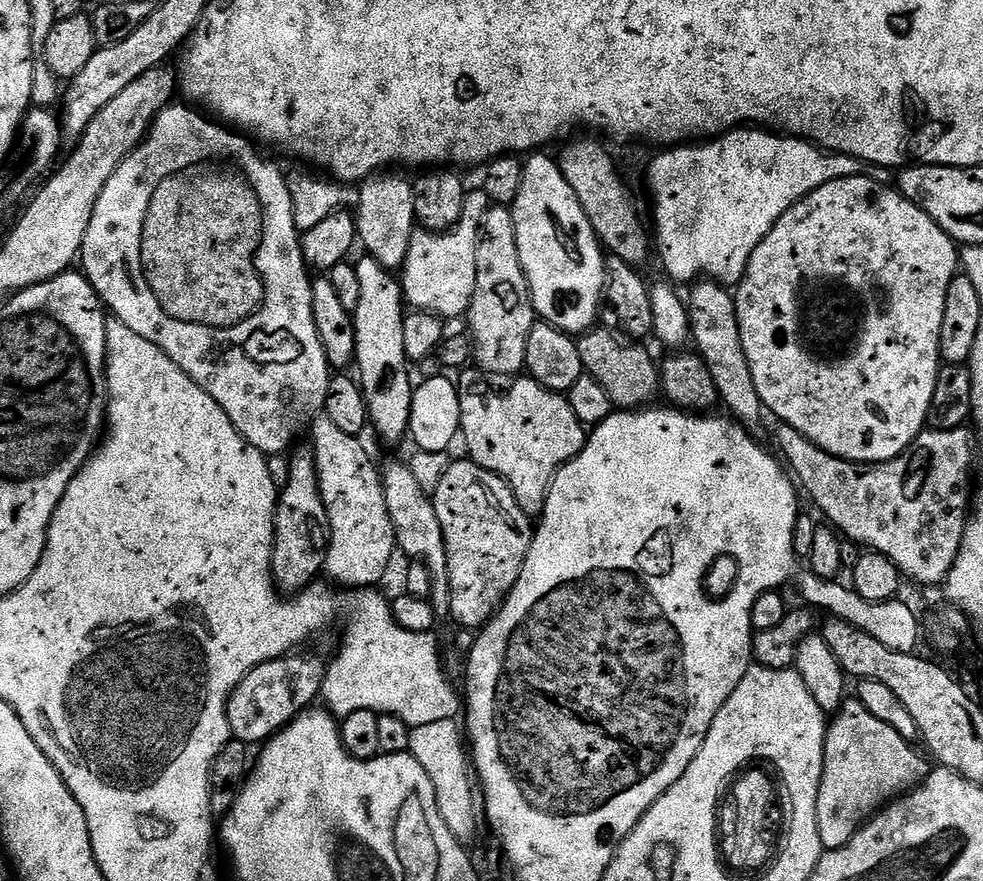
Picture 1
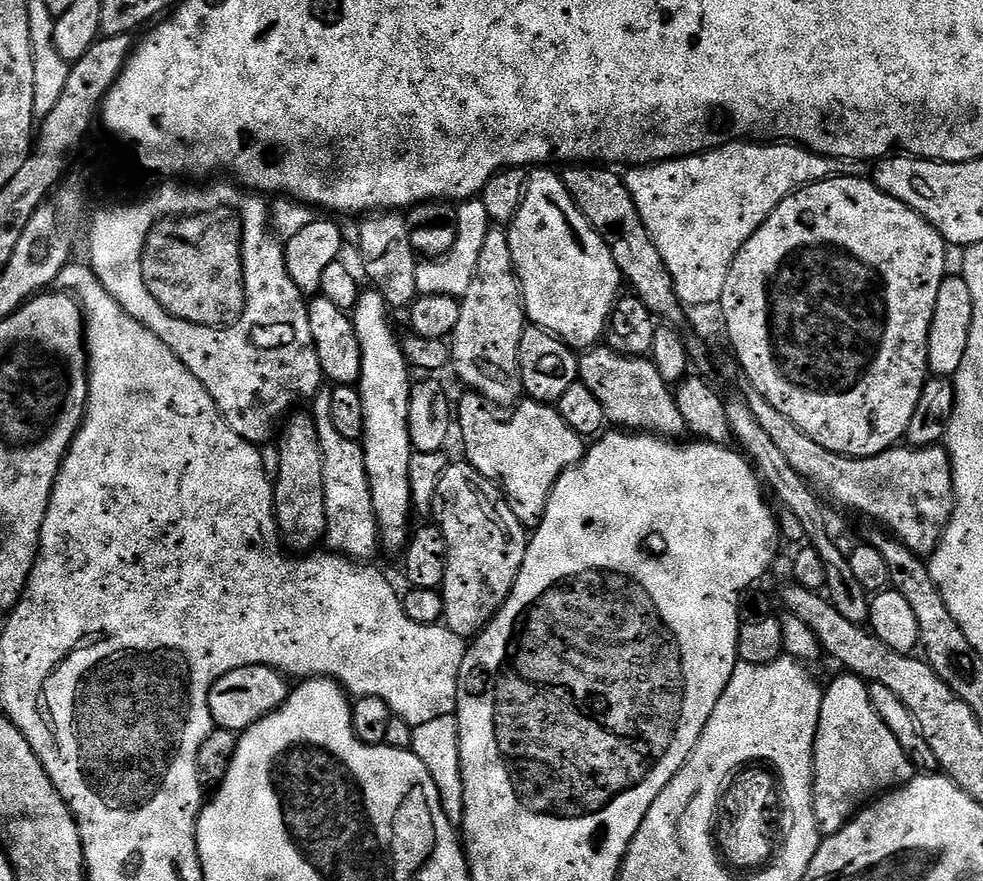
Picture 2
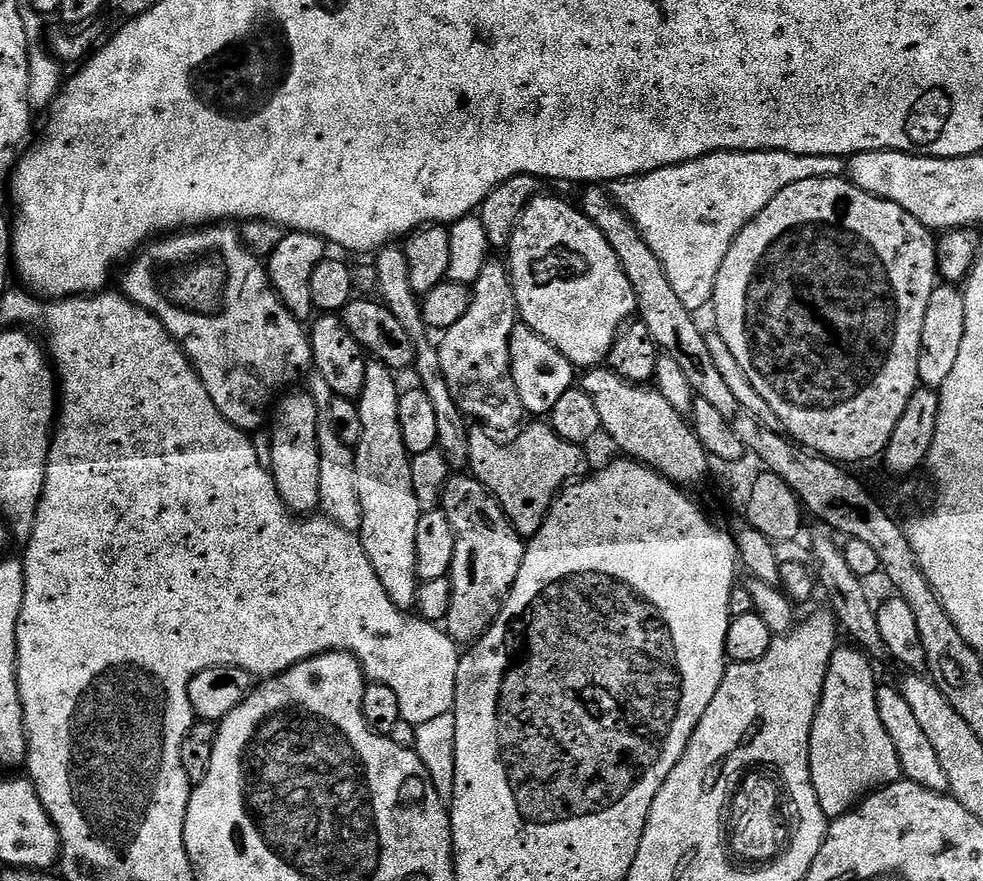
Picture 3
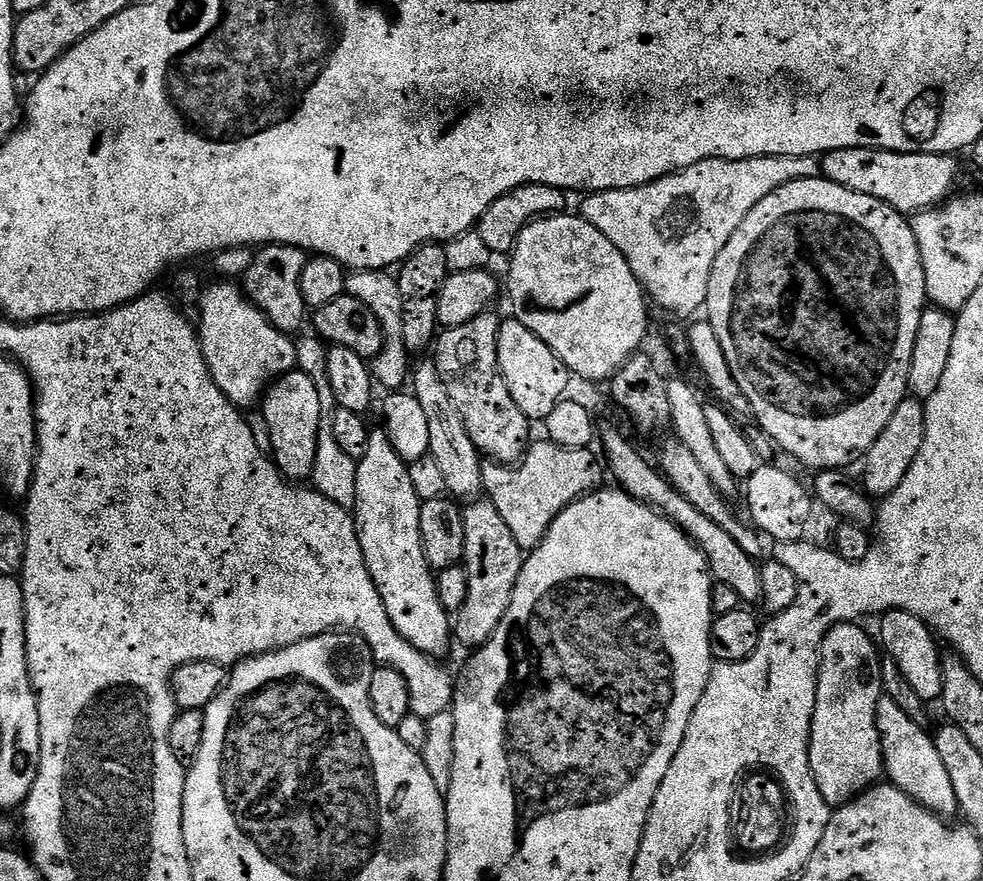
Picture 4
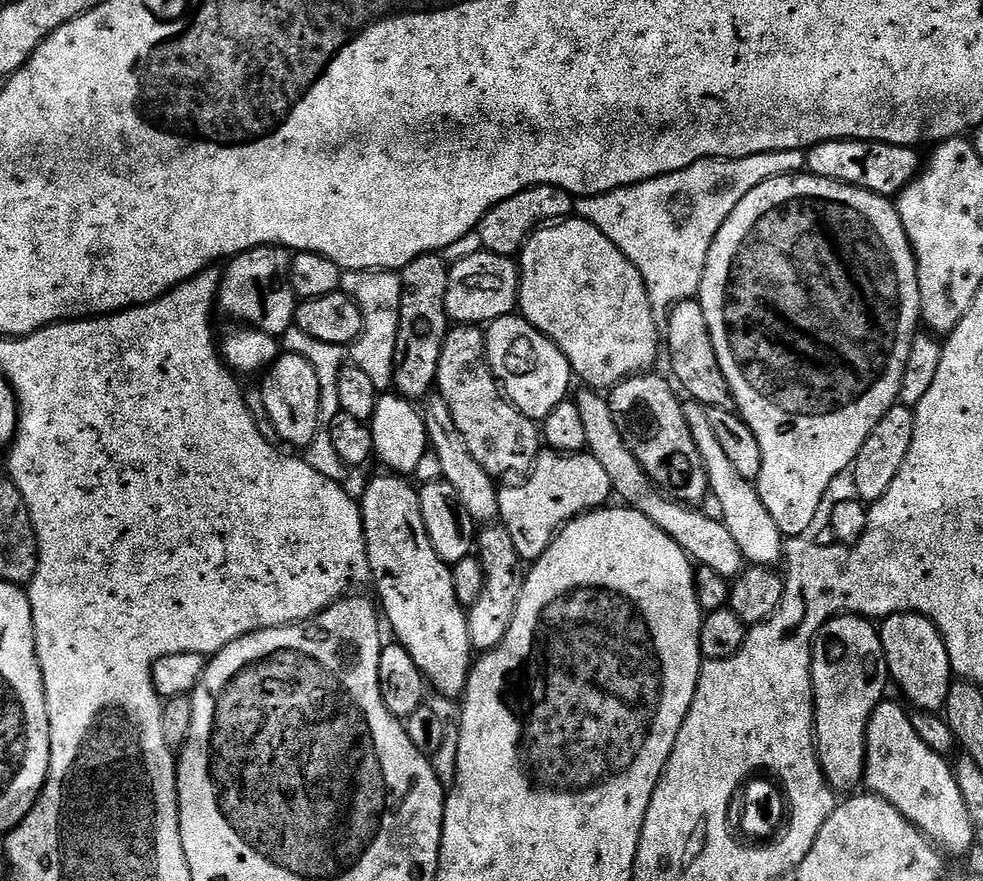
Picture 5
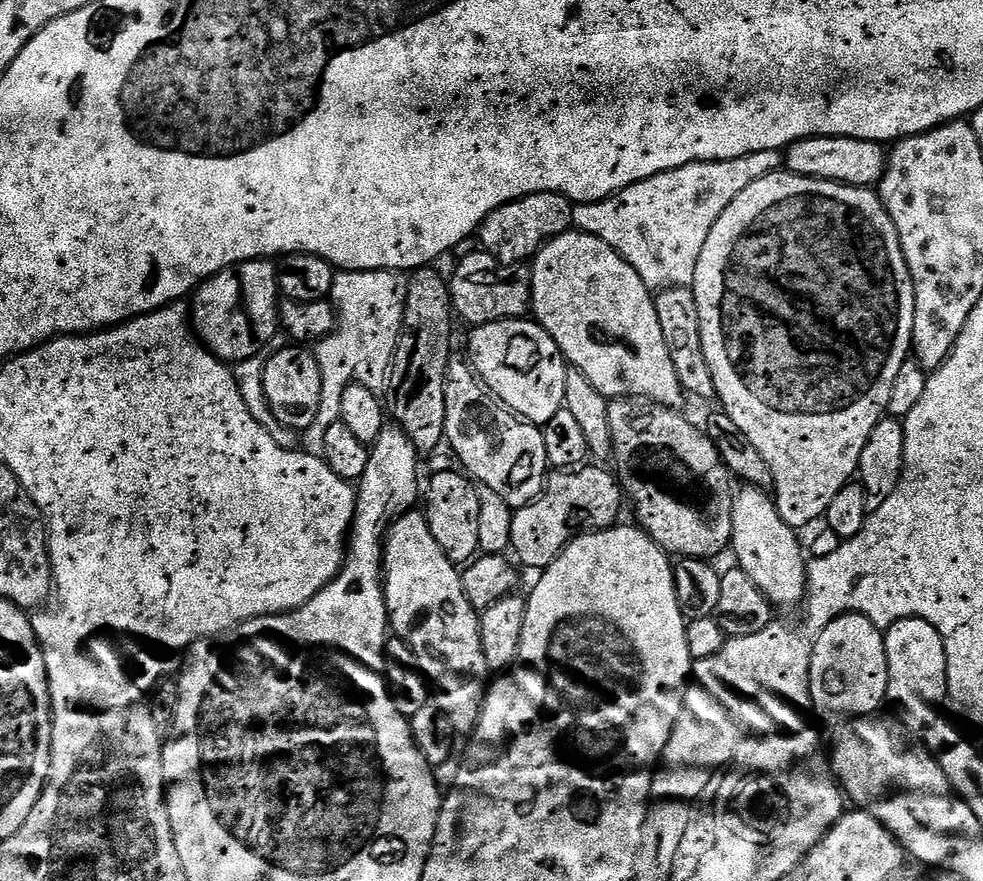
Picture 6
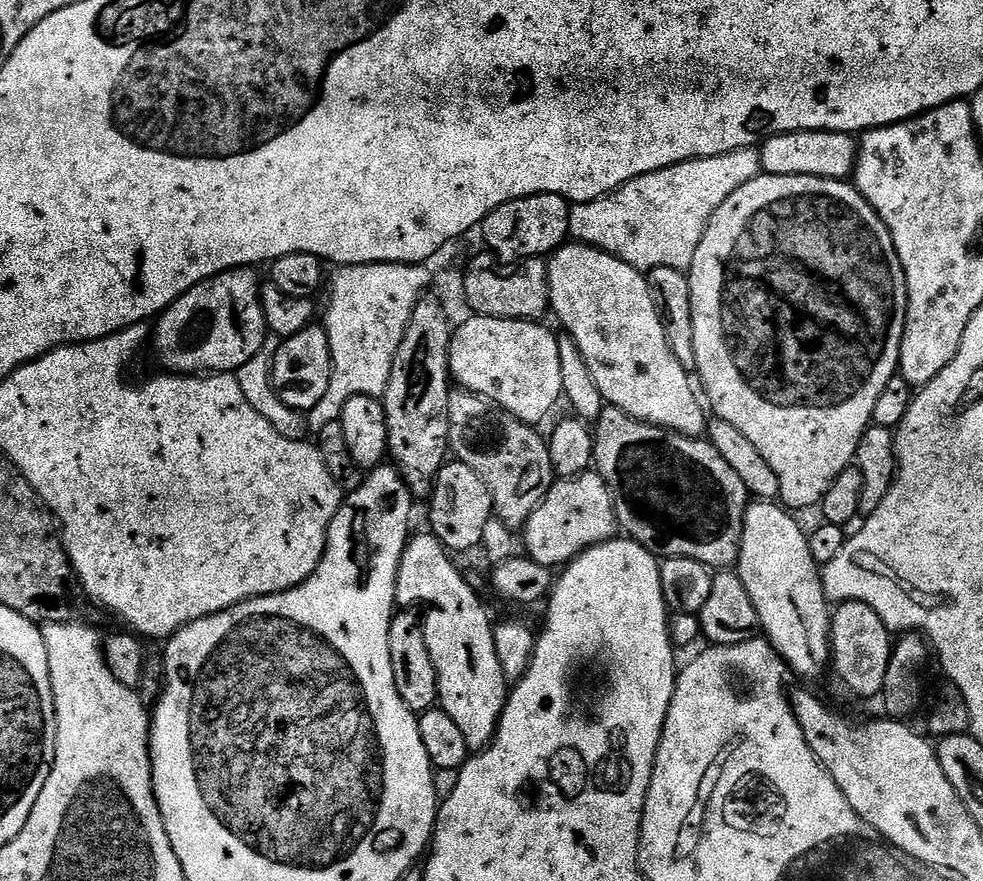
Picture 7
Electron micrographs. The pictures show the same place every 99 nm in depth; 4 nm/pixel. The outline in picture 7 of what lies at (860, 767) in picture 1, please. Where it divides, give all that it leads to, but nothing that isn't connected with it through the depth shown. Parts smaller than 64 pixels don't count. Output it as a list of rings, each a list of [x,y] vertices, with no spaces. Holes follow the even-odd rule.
[[[846,600],[835,605],[832,612],[832,651],[830,653],[831,671],[836,671],[840,684],[852,696],[876,696],[884,691],[886,670],[892,657],[893,637],[888,637],[889,625],[882,622],[882,618],[869,604],[860,600]]]

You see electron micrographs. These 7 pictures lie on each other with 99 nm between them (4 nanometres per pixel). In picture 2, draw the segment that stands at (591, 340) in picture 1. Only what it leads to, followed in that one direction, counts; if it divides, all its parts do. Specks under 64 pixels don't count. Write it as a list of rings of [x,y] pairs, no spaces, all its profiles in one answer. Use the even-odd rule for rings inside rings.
[[[593,346],[579,357],[579,383],[594,393],[609,425],[636,434],[651,434],[661,438],[680,438],[688,432],[682,413],[676,405],[673,389],[658,374],[658,366],[643,356],[623,356],[607,346]]]

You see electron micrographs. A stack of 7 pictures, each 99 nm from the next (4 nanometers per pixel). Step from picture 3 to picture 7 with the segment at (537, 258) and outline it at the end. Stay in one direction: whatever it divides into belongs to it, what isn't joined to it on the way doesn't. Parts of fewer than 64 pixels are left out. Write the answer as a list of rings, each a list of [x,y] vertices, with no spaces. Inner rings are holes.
[[[568,242],[557,248],[547,257],[546,263],[551,315],[560,319],[563,331],[578,346],[605,405],[625,410],[644,408],[642,416],[649,424],[681,432],[684,436],[703,437],[709,422],[709,417],[704,416],[705,401],[698,395],[689,369],[684,368],[670,350],[664,333],[664,321],[660,319],[660,309],[656,307],[656,300],[648,288],[645,273],[622,262],[617,256],[603,252],[601,248],[591,248],[589,244],[579,242]]]

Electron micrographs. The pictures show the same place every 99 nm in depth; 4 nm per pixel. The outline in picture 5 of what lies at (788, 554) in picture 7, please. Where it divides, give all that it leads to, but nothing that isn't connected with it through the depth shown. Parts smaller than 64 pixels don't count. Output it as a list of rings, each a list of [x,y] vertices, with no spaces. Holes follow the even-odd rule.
[[[685,403],[684,413],[686,422],[694,434],[694,446],[698,446],[698,454],[702,454],[711,495],[714,500],[716,496],[716,504],[720,507],[719,519],[723,520],[724,525],[730,530],[730,534],[734,534],[734,542],[738,542],[745,561],[749,565],[779,565],[784,555],[785,537],[781,536],[774,518],[770,518],[770,510],[766,510],[766,506],[762,506],[762,498],[756,492],[755,483],[742,478],[742,474],[738,474],[738,470],[734,470],[734,465],[730,463],[728,455],[723,452],[722,445],[718,443],[714,429],[710,426],[708,409],[703,404]]]

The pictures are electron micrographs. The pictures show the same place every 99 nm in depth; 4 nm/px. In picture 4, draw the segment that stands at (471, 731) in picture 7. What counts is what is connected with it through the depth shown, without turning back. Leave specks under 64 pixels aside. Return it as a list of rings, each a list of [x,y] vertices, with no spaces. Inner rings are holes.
[[[383,427],[372,428],[370,447],[365,456],[356,465],[358,470],[358,494],[354,519],[356,533],[362,546],[362,558],[366,558],[366,570],[370,570],[370,578],[386,606],[386,614],[390,614],[390,622],[394,622],[394,630],[410,642],[418,650],[433,658],[444,658],[448,647],[454,644],[454,624],[450,613],[442,606],[438,598],[436,585],[437,573],[426,562],[426,554],[422,546],[422,530],[418,526],[422,496],[416,493],[416,484],[412,481],[409,465],[394,450],[387,432]]]

